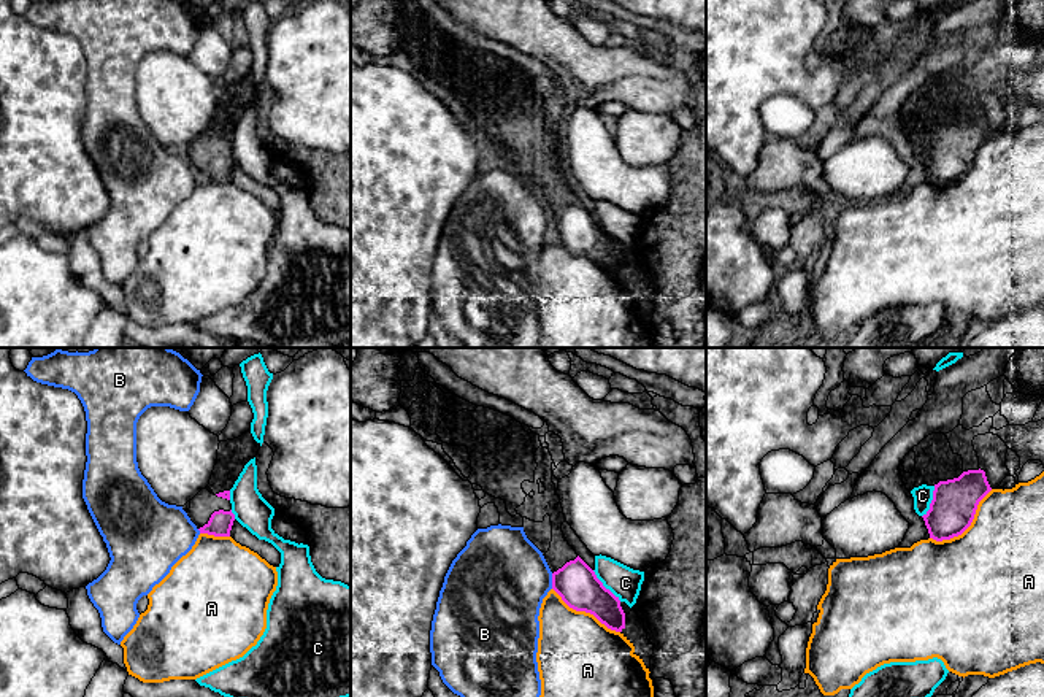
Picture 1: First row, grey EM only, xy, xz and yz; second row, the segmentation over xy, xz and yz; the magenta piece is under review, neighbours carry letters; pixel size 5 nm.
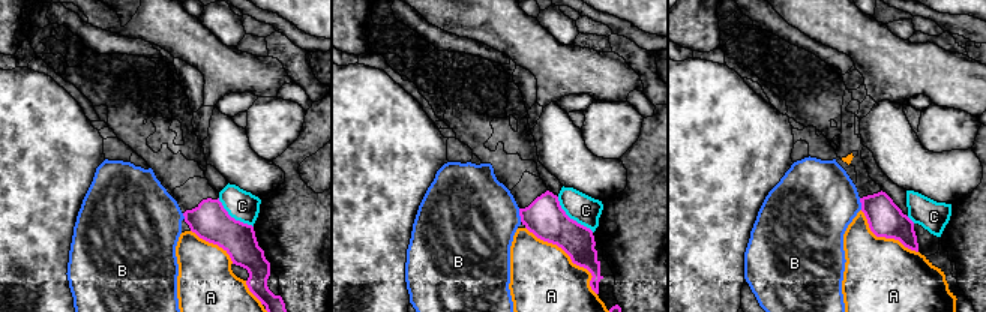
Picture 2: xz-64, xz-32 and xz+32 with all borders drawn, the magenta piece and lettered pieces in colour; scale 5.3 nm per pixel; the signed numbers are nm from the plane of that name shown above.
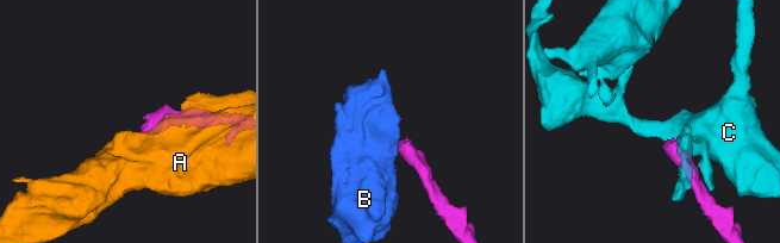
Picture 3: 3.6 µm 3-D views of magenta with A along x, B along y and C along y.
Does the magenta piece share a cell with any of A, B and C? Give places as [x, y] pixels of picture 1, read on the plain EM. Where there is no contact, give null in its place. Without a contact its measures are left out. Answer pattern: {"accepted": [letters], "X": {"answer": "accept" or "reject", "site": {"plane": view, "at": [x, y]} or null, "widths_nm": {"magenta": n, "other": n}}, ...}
{"accepted": [], "A": {"answer": "reject", "site": {"plane": "yz", "at": [967, 172]}, "widths_nm": {"magenta": 220, "other": 480}}, "B": {"answer": "reject", "site": {"plane": "xz", "at": [552, 226]}, "widths_nm": {"magenta": 220, "other": 460}}, "C": {"answer": "reject", "site": {"plane": "xz", "at": [603, 231]}, "widths_nm": {"magenta": 220, "other": 160}}}

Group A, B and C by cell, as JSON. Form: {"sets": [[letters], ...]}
{"sets": [["A"], ["B"], ["C"]]}

